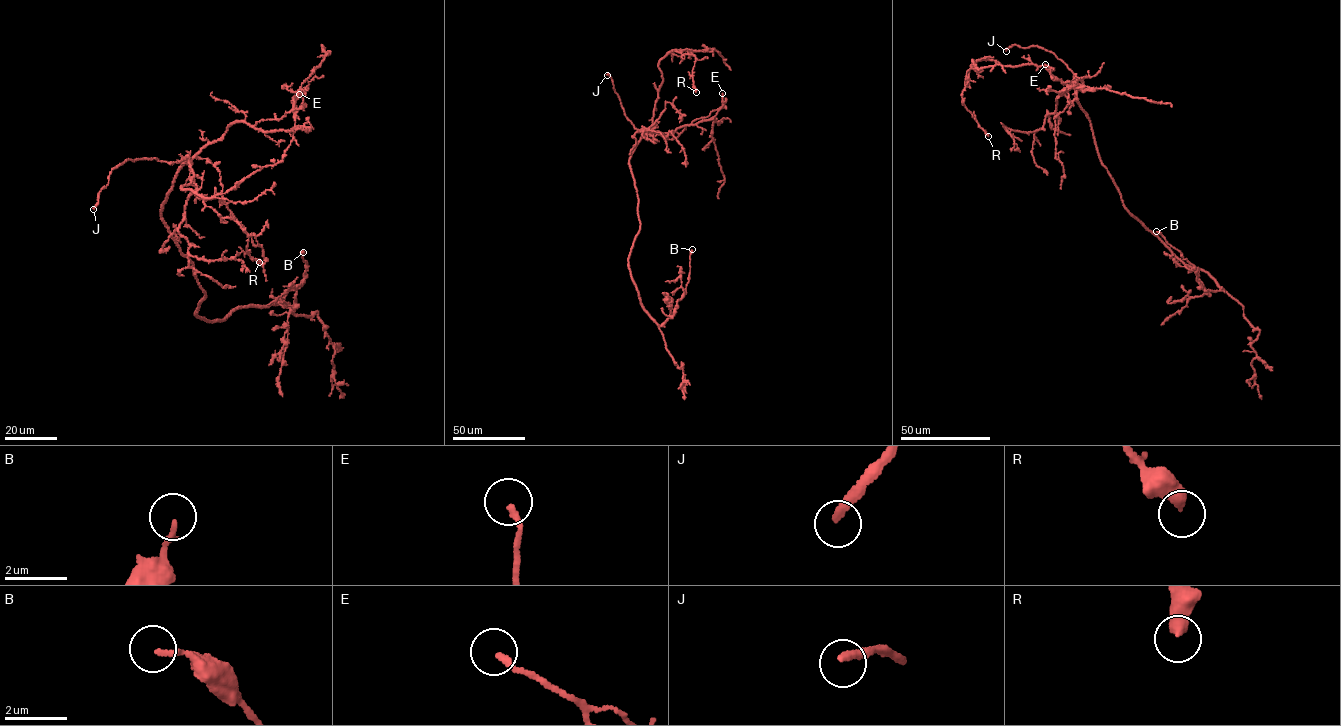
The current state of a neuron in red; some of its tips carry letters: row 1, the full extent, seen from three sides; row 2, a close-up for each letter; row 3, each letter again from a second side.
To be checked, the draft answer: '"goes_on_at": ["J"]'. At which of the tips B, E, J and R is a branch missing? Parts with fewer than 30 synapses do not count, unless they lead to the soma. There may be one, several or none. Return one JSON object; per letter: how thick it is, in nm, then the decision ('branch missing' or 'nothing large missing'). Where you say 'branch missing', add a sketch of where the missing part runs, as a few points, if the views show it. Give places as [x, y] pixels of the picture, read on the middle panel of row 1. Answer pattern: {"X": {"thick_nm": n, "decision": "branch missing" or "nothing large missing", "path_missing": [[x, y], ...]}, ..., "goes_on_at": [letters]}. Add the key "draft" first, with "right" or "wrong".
{"draft": "right", "B": {"thick_nm": 160, "decision": "nothing large missing"}, "E": {"thick_nm": 170, "decision": "nothing large missing"}, "J": {"thick_nm": 240, "decision": "branch missing"}, "R": {"thick_nm": 440, "decision": "nothing large missing"}, "goes_on_at": ["J"]}

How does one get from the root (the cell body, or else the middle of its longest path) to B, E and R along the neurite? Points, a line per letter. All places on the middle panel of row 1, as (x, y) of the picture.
B: (637, 192), (640, 228), (628, 266), (640, 304), (658, 325), (674, 312), (678, 300), (684, 294), (692, 249)
E: (637, 192), (629, 162), (640, 139), (656, 131), (671, 134), (696, 119), (706, 117), (722, 106), (722, 93)
R: (637, 192), (629, 162), (639, 140), (652, 129), (663, 80), (659, 62), (673, 50), (693, 54), (696, 92)

